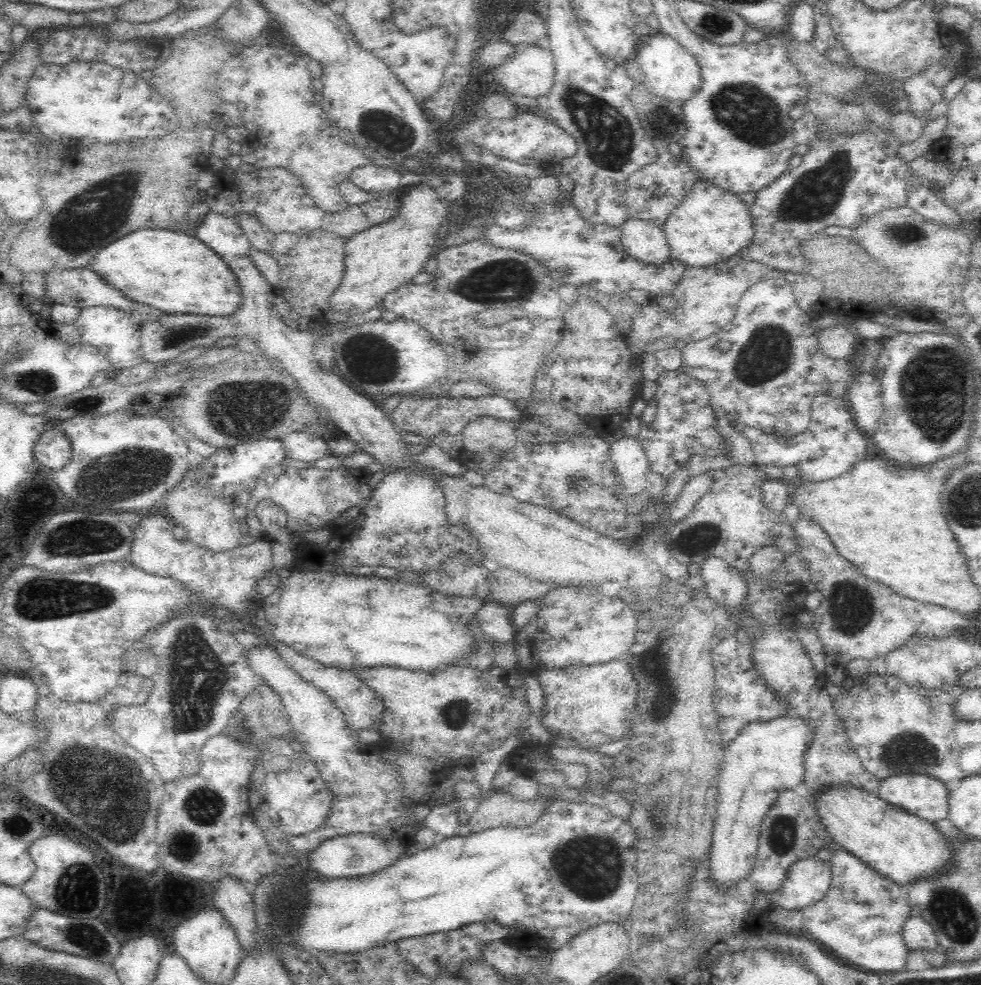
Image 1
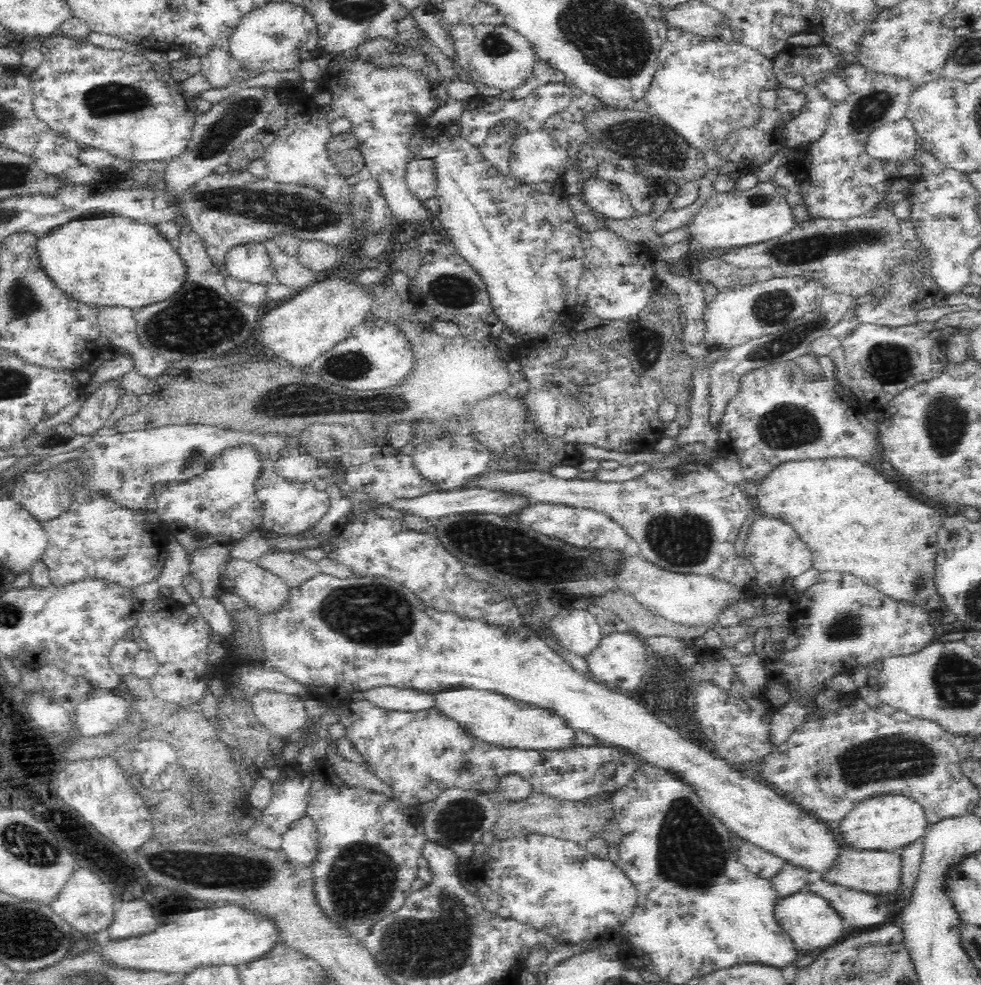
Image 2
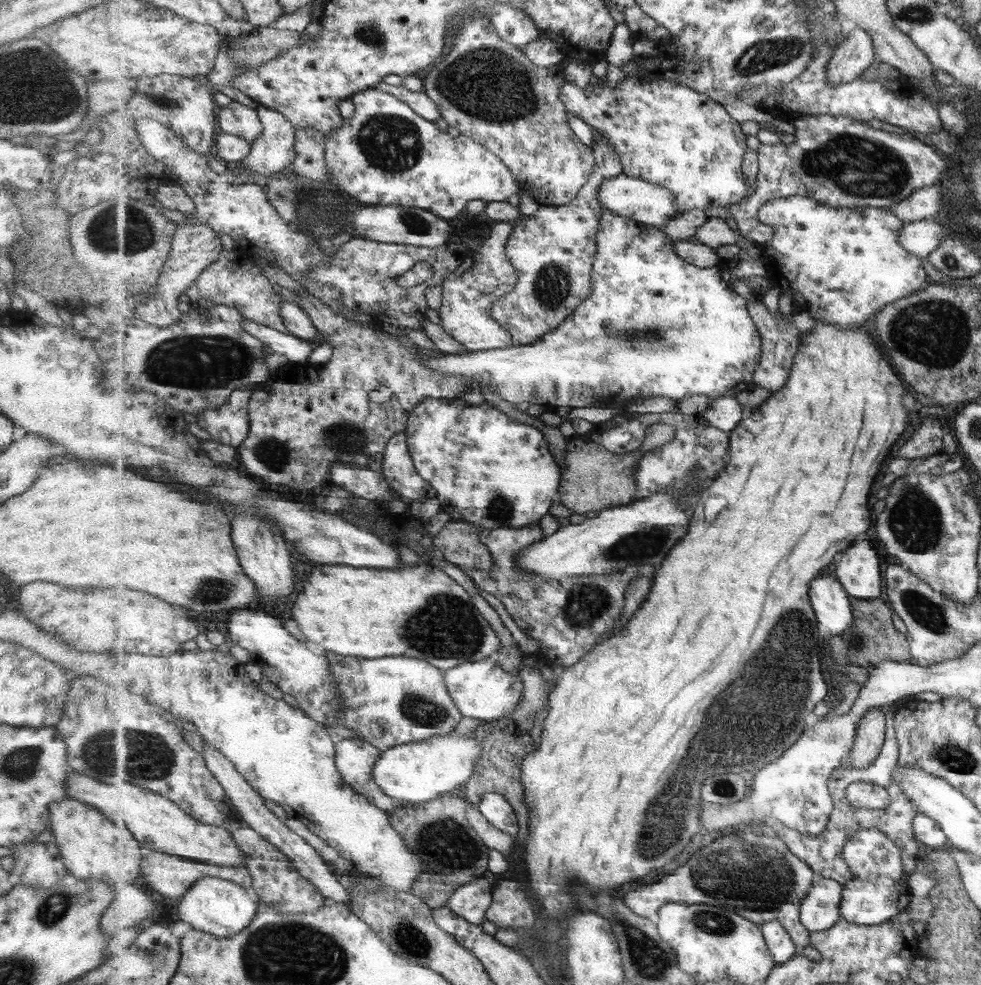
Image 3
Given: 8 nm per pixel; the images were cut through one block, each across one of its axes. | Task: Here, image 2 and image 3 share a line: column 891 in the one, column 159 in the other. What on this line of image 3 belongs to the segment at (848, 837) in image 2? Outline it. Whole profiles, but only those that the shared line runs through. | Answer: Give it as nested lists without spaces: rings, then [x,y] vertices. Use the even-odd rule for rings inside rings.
[[[77,774],[67,780],[65,798],[77,800],[91,806],[111,823],[121,826],[125,823],[145,851],[159,851],[165,854],[181,855],[215,866],[245,868],[247,857],[233,839],[233,833],[224,825],[213,826],[201,823],[187,811],[182,810],[172,799],[152,790],[134,786],[132,783],[105,785],[93,778]]]

